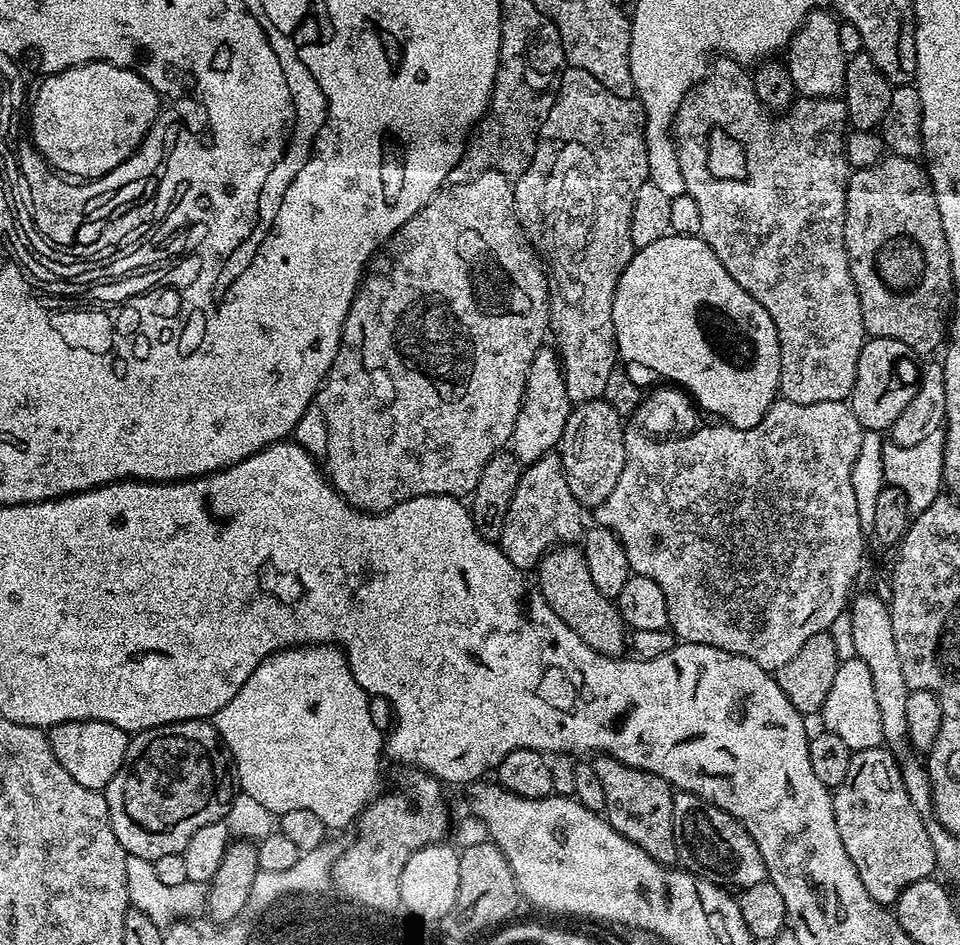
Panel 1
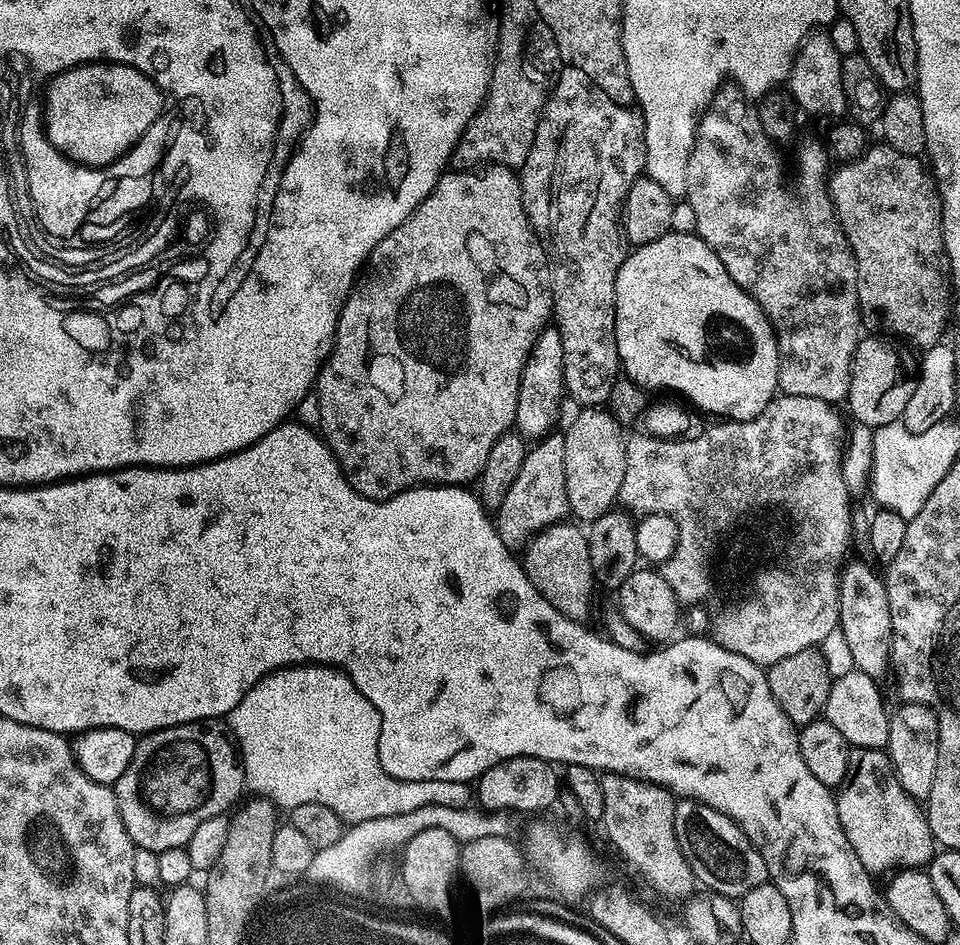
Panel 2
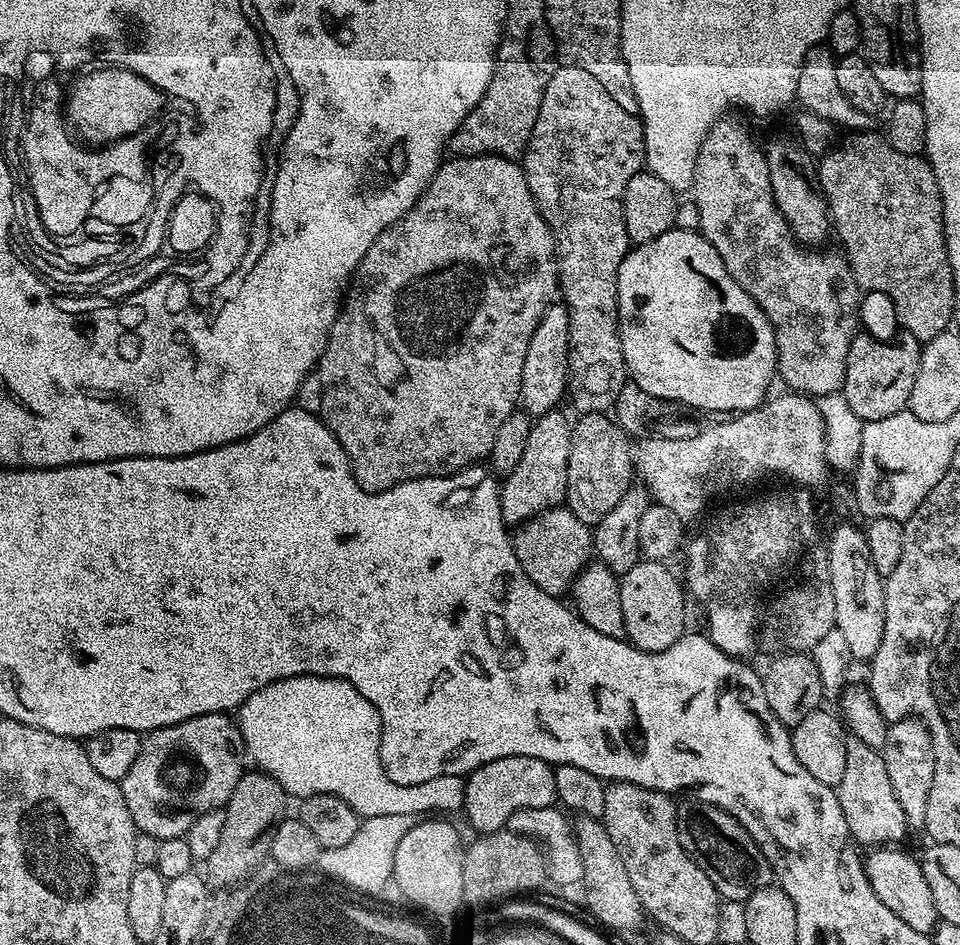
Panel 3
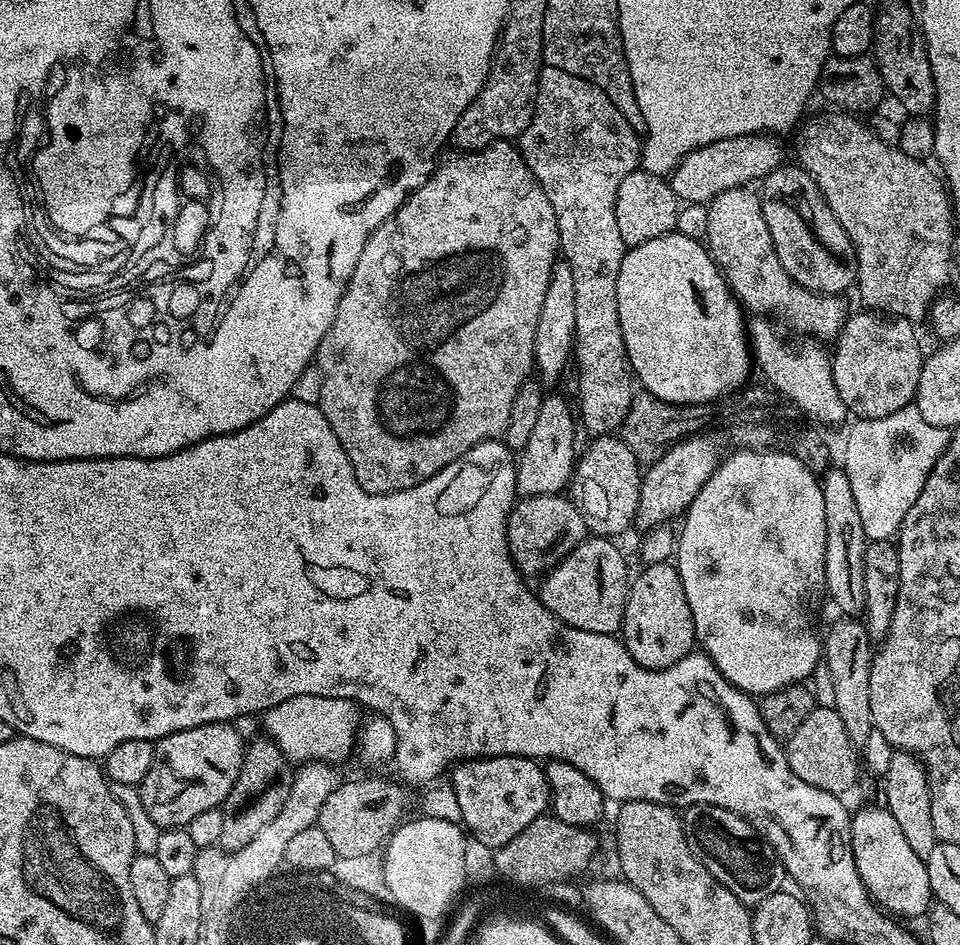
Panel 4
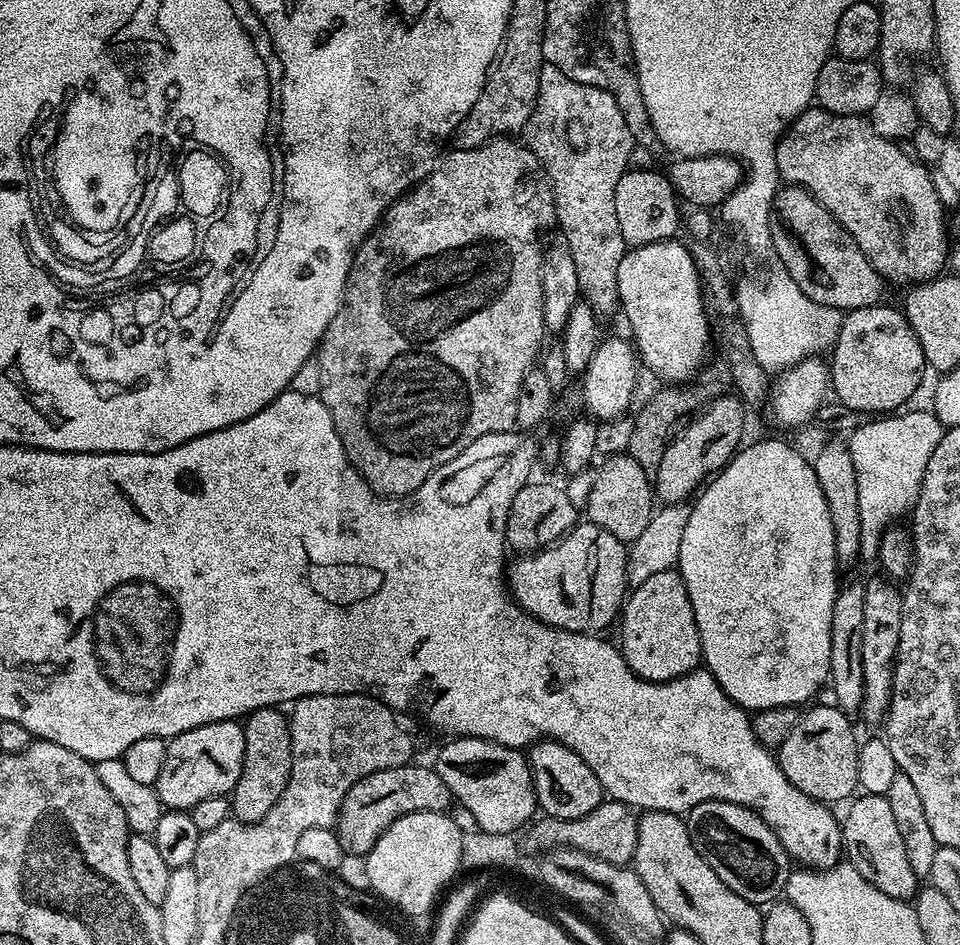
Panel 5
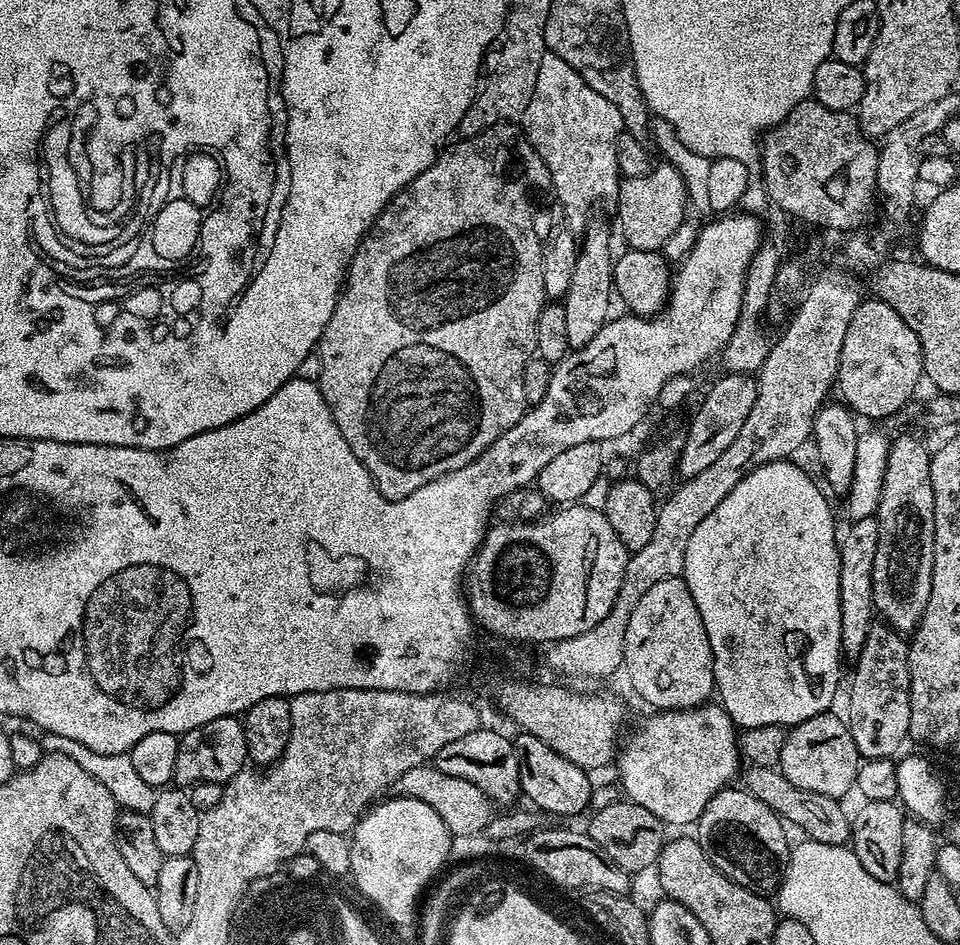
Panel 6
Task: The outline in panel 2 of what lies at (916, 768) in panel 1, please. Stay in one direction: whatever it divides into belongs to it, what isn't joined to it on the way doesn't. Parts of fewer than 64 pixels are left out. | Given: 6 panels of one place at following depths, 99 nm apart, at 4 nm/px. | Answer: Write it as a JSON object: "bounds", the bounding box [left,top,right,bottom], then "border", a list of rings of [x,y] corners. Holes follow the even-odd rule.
{"bounds":[838,559,892,678],"border":[[[867,559],[852,560],[845,563],[840,573],[840,622],[838,627],[846,634],[846,646],[854,653],[854,669],[873,678],[887,673],[892,655],[892,627],[890,626],[890,602],[886,598],[886,586],[881,573]]]}

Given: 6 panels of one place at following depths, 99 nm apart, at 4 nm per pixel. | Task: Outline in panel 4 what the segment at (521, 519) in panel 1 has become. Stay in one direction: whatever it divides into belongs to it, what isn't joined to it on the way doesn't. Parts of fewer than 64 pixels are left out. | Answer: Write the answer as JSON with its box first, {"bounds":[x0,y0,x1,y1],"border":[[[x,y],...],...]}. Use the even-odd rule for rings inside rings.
{"bounds":[516,395,578,497],"border":[[[545,395],[538,423],[530,434],[530,442],[519,453],[516,465],[516,491],[521,497],[538,494],[560,494],[569,487],[578,459],[576,424],[572,412],[560,396]]]}

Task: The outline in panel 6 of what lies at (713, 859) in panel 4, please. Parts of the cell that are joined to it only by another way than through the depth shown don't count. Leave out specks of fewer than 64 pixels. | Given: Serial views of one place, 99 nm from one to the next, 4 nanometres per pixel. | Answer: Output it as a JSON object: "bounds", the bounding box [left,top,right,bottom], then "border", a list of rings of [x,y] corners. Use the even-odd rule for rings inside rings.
{"bounds":[694,786,790,894],"border":[[[729,786],[706,802],[702,814],[696,819],[694,838],[702,846],[706,858],[710,858],[726,878],[738,882],[738,886],[746,886],[751,892],[772,894],[784,881],[790,855],[790,843],[784,828],[785,821],[770,810],[766,802],[754,798],[754,794],[743,787]]]}

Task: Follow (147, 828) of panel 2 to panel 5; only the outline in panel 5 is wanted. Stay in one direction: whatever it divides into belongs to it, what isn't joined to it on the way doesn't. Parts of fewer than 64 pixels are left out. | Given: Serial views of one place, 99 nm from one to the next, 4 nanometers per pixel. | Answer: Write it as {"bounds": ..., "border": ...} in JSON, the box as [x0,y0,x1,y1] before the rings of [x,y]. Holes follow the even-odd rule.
{"bounds":[155,720,246,810],"border":[[[219,720],[213,724],[203,724],[194,730],[171,737],[166,743],[166,758],[162,762],[162,772],[155,782],[156,797],[168,810],[191,810],[202,802],[202,798],[228,796],[235,788],[242,774],[242,762],[246,750],[246,738],[243,727],[236,720]]]}

